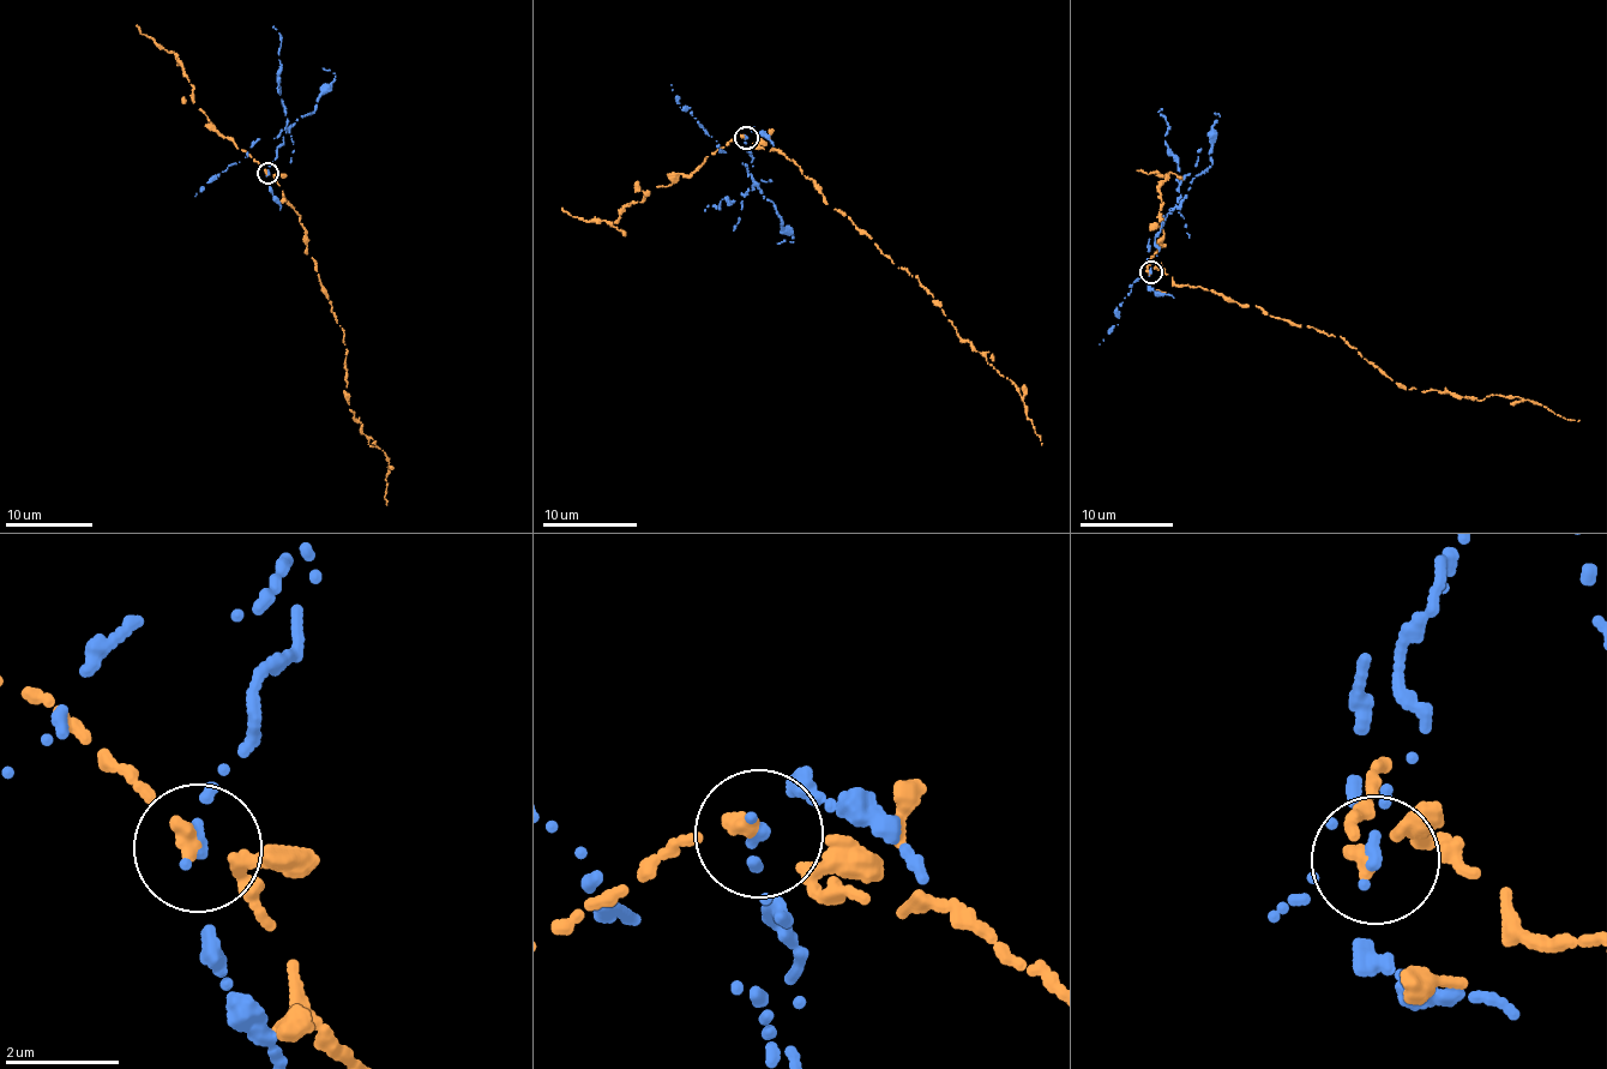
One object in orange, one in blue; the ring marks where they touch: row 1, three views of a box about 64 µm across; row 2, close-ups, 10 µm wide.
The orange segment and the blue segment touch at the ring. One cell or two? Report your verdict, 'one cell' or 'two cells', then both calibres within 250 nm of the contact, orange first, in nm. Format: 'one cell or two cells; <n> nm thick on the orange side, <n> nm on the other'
two cells; 190 nm thick on the orange side, 180 nm on the other

